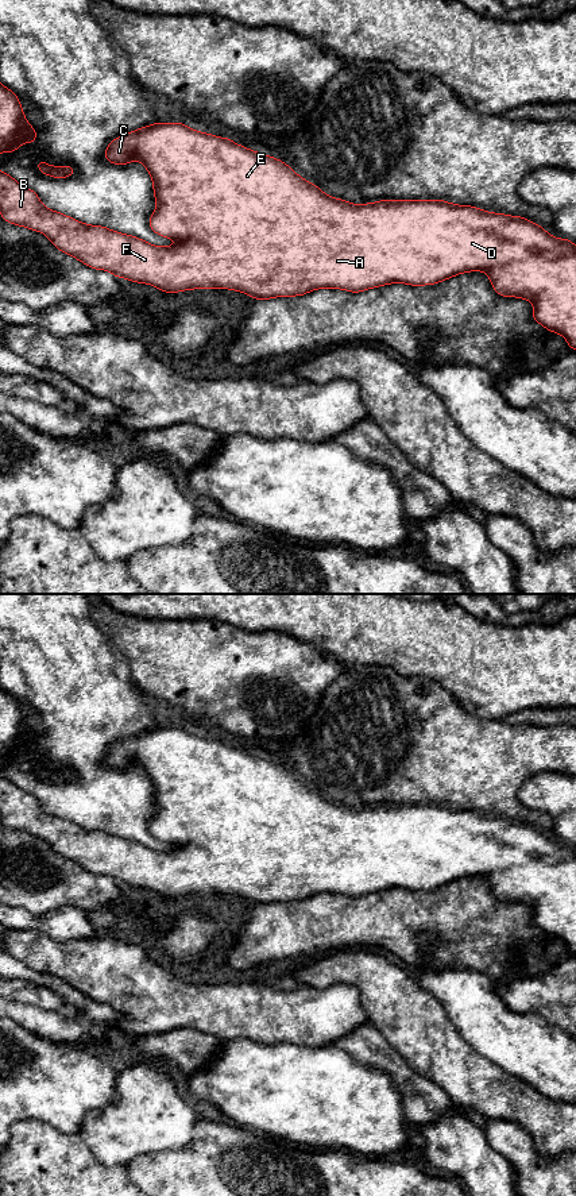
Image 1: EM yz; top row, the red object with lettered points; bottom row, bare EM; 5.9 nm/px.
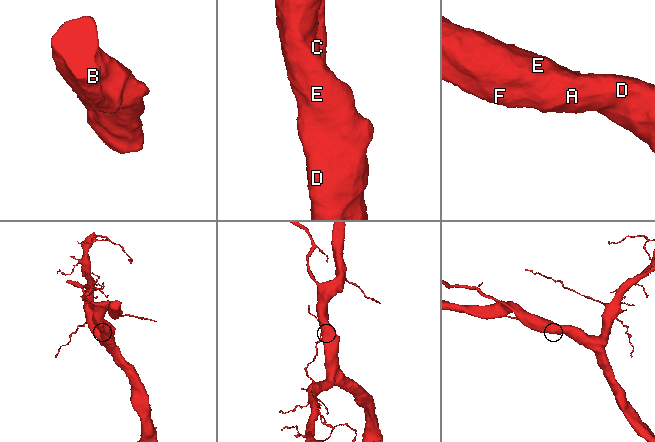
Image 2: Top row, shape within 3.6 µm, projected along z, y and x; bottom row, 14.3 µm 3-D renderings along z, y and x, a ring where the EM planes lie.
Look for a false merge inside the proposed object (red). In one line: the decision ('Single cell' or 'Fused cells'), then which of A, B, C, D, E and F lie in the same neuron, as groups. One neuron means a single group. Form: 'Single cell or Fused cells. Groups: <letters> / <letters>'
Single cell. Groups: A B C D E F

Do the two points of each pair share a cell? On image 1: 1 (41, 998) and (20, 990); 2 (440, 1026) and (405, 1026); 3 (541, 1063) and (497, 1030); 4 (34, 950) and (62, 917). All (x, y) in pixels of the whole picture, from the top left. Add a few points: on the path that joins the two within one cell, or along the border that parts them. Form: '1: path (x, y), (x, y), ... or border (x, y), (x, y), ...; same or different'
1: path (35, 996), (26, 992); same
2: path (432, 1026), (413, 1026); same
3: path (530, 1052), (524, 1045), (507, 1040); same
4: border (16, 929), (37, 929), (58, 941), (78, 938); different

